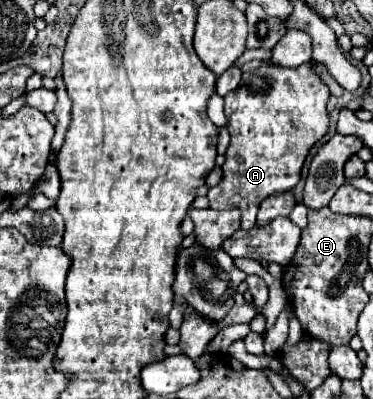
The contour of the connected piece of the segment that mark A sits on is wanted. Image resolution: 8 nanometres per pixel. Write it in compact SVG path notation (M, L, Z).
M273 64L243 74L239 88L225 96L231 144L225 154L223 178L207 192L209 208L241 210L241 230L251 230L259 208L257 202L297 186L305 156L329 128L329 114L325 108L327 98L329 90L319 82L311 64L299 68L281 68Z

